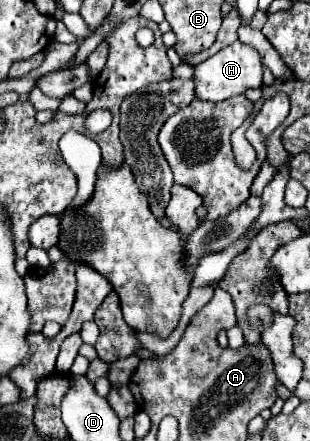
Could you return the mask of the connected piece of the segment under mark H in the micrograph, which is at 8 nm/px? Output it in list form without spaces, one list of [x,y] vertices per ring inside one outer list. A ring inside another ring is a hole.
[[[236,40],[234,44],[222,48],[218,54],[214,54],[212,58],[208,58],[196,66],[196,72],[194,72],[196,98],[220,102],[220,100],[226,100],[230,96],[244,94],[248,88],[262,88],[264,68],[266,66],[262,62],[262,56],[250,44]]]

